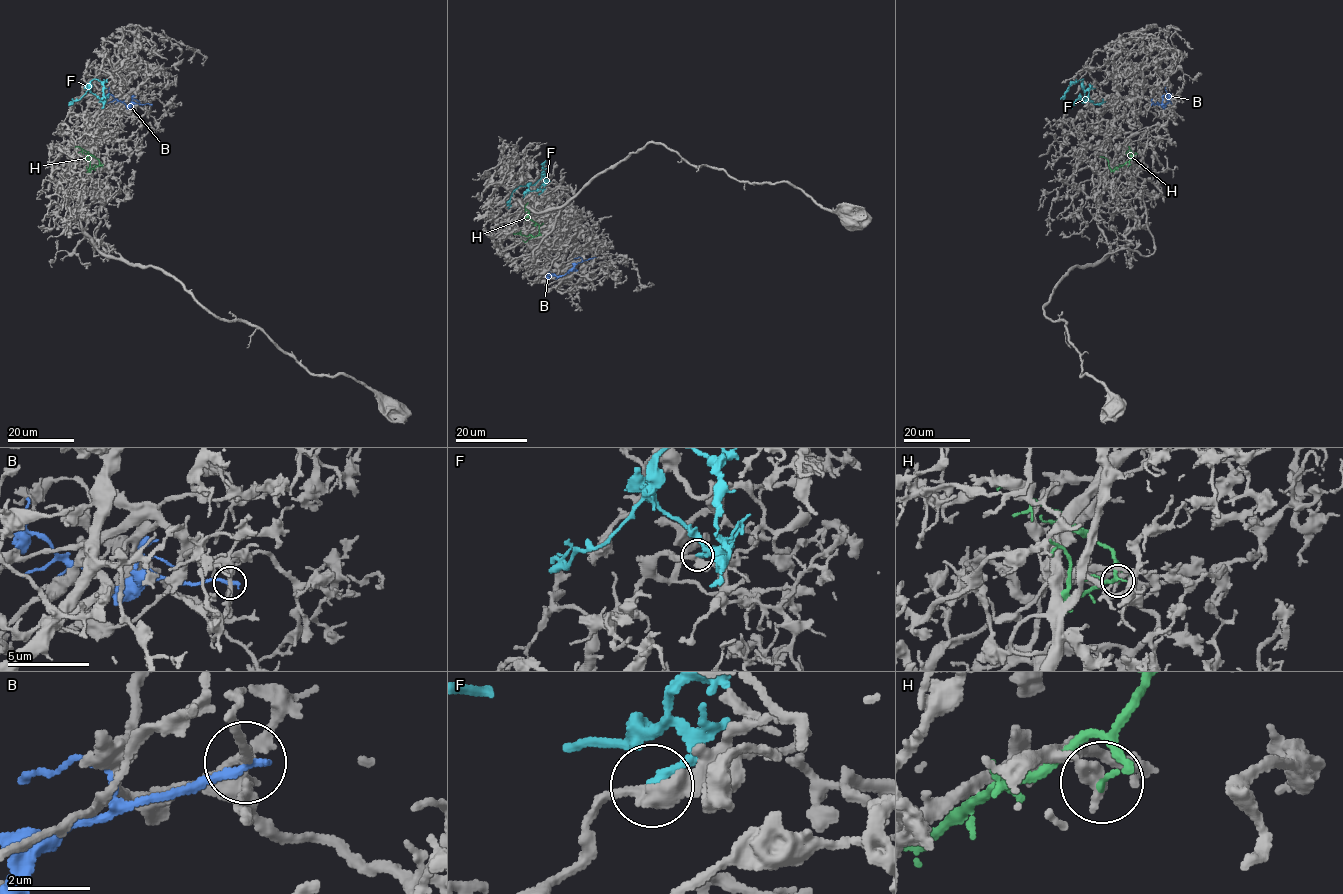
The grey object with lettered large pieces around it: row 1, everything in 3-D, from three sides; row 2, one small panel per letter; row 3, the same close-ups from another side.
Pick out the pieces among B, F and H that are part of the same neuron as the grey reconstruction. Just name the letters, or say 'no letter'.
F

